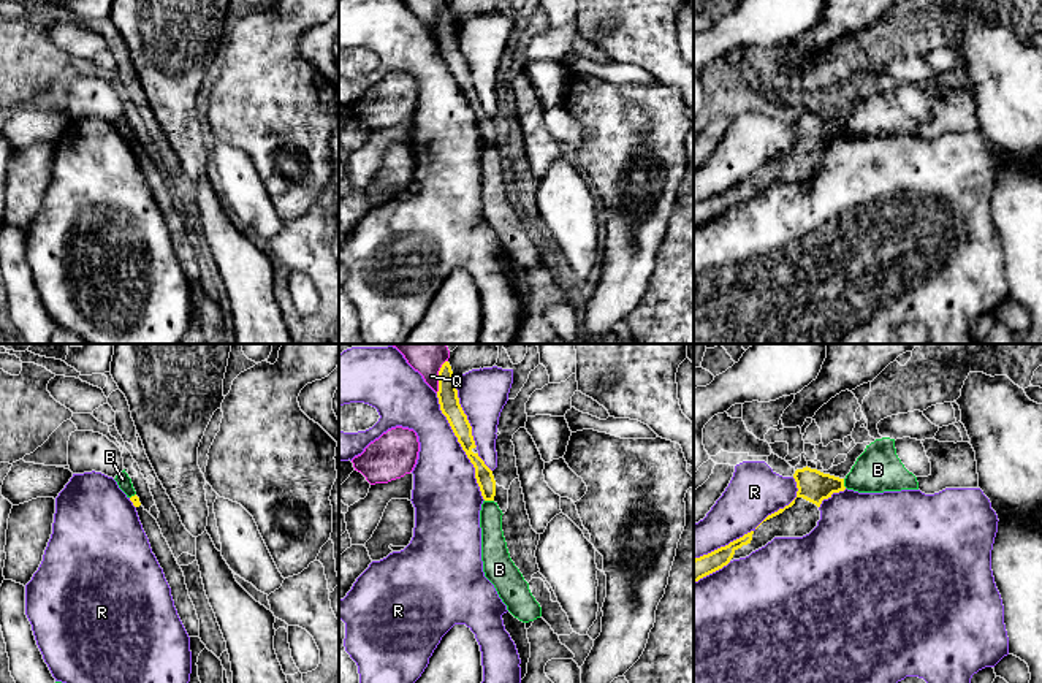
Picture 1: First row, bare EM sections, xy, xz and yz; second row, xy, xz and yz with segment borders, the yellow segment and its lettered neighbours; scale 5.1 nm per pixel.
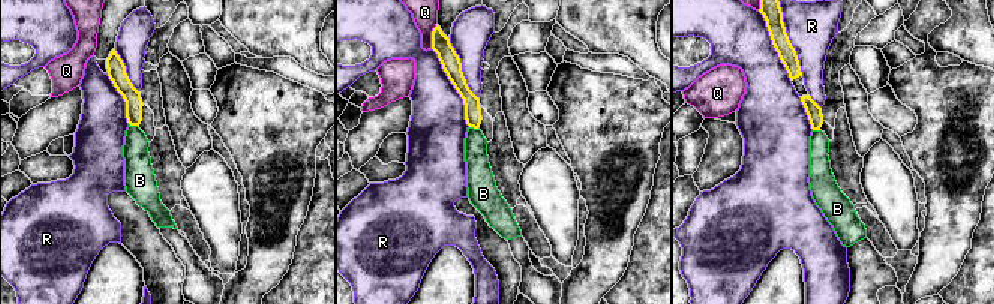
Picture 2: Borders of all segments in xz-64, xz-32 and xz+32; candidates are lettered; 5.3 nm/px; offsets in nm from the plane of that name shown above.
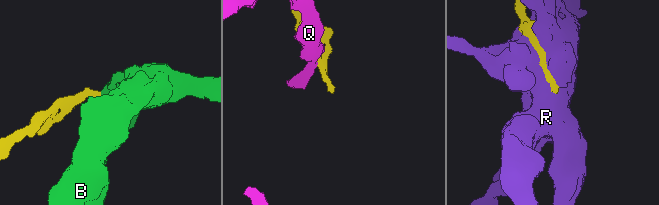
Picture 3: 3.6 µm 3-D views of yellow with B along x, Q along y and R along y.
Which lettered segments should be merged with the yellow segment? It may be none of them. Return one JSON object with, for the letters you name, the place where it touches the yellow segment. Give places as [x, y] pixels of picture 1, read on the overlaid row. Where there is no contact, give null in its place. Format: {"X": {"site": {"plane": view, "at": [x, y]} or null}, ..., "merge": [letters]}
{"merge": []}

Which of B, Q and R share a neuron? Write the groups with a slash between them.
B / Q / R

